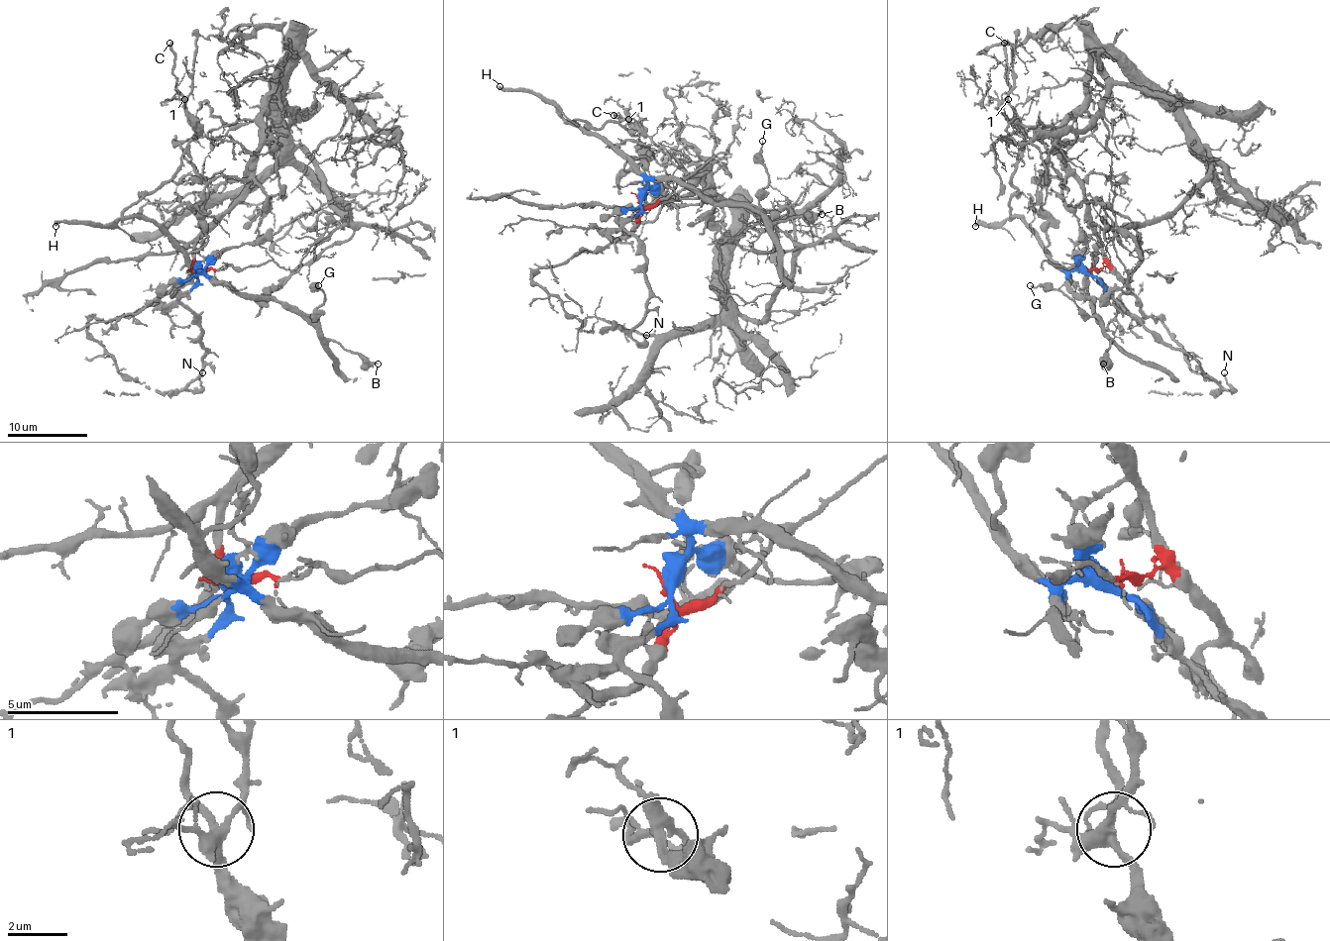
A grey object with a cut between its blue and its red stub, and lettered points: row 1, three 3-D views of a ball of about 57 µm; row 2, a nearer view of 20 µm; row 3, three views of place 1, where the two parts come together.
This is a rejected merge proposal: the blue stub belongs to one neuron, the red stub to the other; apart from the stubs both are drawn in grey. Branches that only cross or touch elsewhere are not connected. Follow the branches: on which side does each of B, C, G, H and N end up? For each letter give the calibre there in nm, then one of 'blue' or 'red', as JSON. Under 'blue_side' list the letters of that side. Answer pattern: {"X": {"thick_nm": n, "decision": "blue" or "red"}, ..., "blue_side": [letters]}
{"B": {"thick_nm": 260, "decision": "blue"}, "C": {"thick_nm": 300, "decision": "blue"}, "G": {"thick_nm": 140, "decision": "blue"}, "H": {"thick_nm": 320, "decision": "blue"}, "N": {"thick_nm": 140, "decision": "blue"}, "blue_side": ["B", "C", "G", "H", "N"]}

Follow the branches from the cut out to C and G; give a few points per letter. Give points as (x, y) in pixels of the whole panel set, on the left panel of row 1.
C: (195, 270), (203, 270), (158, 226), (123, 214), (171, 178), (195, 134), (193, 120), (177, 88), (169, 42)
G: (195, 270), (252, 296), (268, 296), (272, 300), (287, 302), (313, 316), (324, 302), (324, 292), (317, 286)

